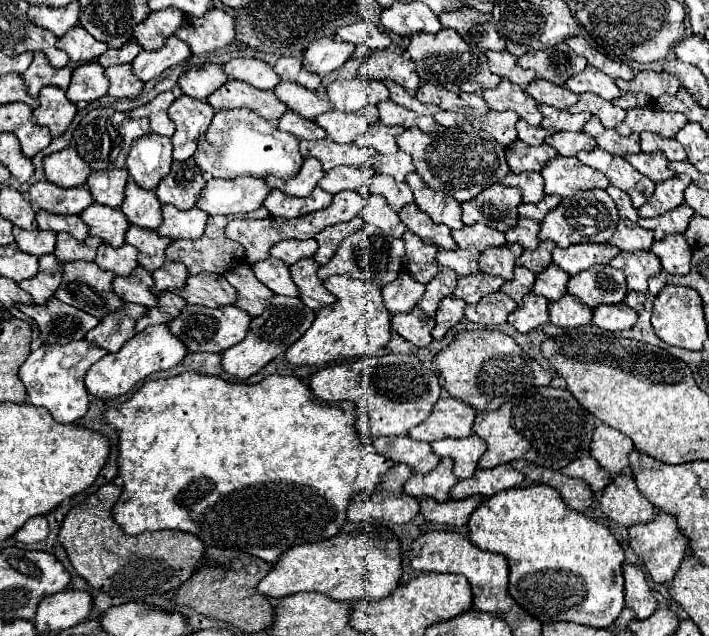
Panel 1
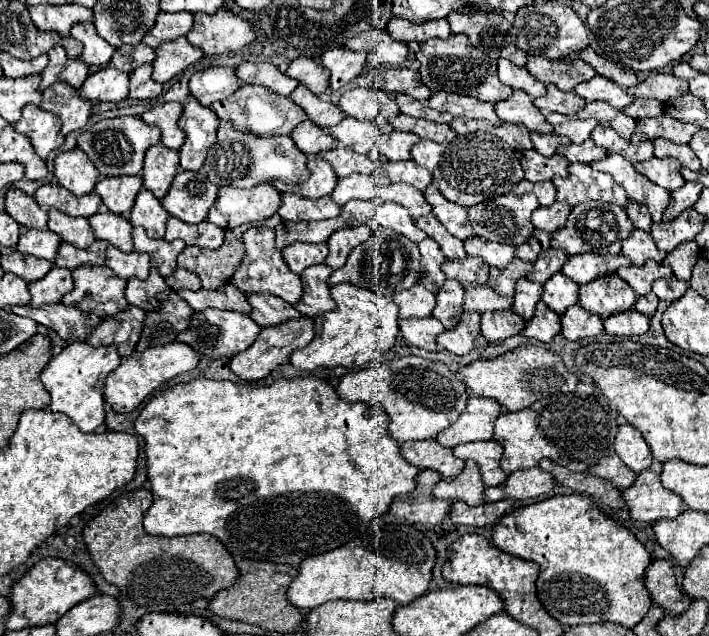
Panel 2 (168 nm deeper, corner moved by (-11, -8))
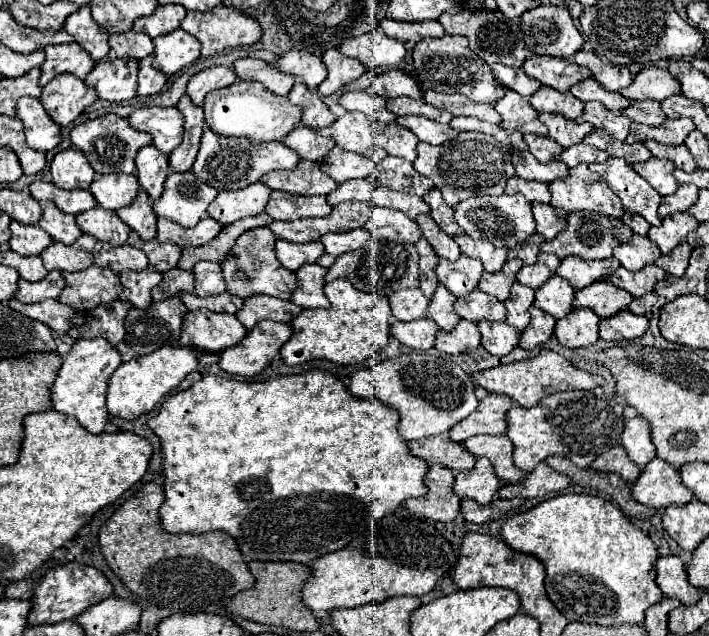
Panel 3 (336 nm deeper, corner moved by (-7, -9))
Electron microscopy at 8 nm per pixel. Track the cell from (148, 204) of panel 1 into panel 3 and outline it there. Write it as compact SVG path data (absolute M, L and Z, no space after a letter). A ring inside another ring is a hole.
M140 190L134 204L128 208L122 208L118 212L118 216L132 230L136 230L142 240L156 238L156 214L152 210L152 200L148 198L148 194L144 190Z

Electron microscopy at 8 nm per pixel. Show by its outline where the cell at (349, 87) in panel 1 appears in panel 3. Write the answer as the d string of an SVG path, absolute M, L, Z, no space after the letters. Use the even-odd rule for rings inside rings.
M366 90L362 92L344 92L338 100L340 106L344 106L346 110L350 112L362 112L366 114L368 118L376 120L376 122L383 122L384 124L390 124L396 120L396 115L386 110L386 100L376 96L376 94L370 94Z

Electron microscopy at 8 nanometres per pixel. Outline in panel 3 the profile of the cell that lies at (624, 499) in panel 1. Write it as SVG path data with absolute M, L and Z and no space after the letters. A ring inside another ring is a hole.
M654 458L632 484L632 498L648 508L664 510L668 506L688 504L692 494L682 486L676 468L660 458Z

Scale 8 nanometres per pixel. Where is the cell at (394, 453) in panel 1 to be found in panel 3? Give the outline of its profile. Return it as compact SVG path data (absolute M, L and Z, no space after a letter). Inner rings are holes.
M432 436L432 438L420 438L410 440L408 448L412 456L426 460L428 464L442 464L454 472L472 470L476 458L470 452L464 452L462 444L456 444L448 440L446 436Z

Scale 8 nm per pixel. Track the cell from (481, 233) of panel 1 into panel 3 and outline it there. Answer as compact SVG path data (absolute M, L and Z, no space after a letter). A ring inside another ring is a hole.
M468 234L454 236L454 240L462 248L462 254L480 260L484 264L484 270L488 270L488 272L500 272L500 268L504 266L506 258L508 258L508 250L506 248L498 248L492 242L472 240Z

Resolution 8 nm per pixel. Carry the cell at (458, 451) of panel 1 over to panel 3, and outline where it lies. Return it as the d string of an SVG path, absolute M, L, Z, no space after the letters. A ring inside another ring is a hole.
M504 434L468 438L464 442L464 448L470 454L474 454L476 458L480 458L480 456L488 458L496 470L496 476L502 482L514 484L514 482L522 480L526 474L526 472L520 472L520 468L514 468L514 464L512 464L512 442Z

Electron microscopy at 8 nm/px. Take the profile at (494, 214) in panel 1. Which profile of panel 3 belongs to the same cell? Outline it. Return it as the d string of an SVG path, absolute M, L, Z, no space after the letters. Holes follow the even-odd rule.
M522 194L468 198L456 206L454 218L462 226L462 230L474 240L484 238L502 248L514 248L516 244L524 242L530 234L534 234L534 218L532 218L530 202Z

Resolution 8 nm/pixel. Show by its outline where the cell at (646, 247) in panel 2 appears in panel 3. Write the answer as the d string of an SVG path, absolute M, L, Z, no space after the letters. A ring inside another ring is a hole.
M634 234L626 244L620 244L614 250L614 258L618 258L624 268L636 272L648 264L654 264L660 258L660 250L648 236Z

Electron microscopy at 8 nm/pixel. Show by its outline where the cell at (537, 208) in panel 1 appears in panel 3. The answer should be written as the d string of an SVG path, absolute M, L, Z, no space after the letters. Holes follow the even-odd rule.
M532 204L534 220L536 220L536 232L544 238L554 238L560 230L566 228L568 214L560 208L554 208L550 204Z

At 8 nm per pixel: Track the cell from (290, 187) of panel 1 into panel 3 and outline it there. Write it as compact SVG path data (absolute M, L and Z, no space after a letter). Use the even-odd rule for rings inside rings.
M300 160L294 170L288 172L270 172L260 178L264 184L268 184L272 190L282 192L294 192L300 196L312 196L312 194L330 194L336 190L336 182L324 174L318 166L318 162Z

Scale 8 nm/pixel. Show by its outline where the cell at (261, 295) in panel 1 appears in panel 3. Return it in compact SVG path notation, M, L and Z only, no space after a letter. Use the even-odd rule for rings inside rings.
M256 294L244 300L244 306L240 312L236 312L236 318L250 330L260 320L274 320L274 322L292 322L302 308L292 304L290 300L280 300L266 294Z

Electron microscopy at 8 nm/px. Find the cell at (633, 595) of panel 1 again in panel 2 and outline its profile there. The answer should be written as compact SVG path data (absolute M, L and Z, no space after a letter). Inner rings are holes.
M656 559L650 563L646 573L646 587L654 605L664 607L664 611L670 615L680 615L680 611L686 611L692 603L692 599L684 595L682 587L676 583L676 575L668 559Z

